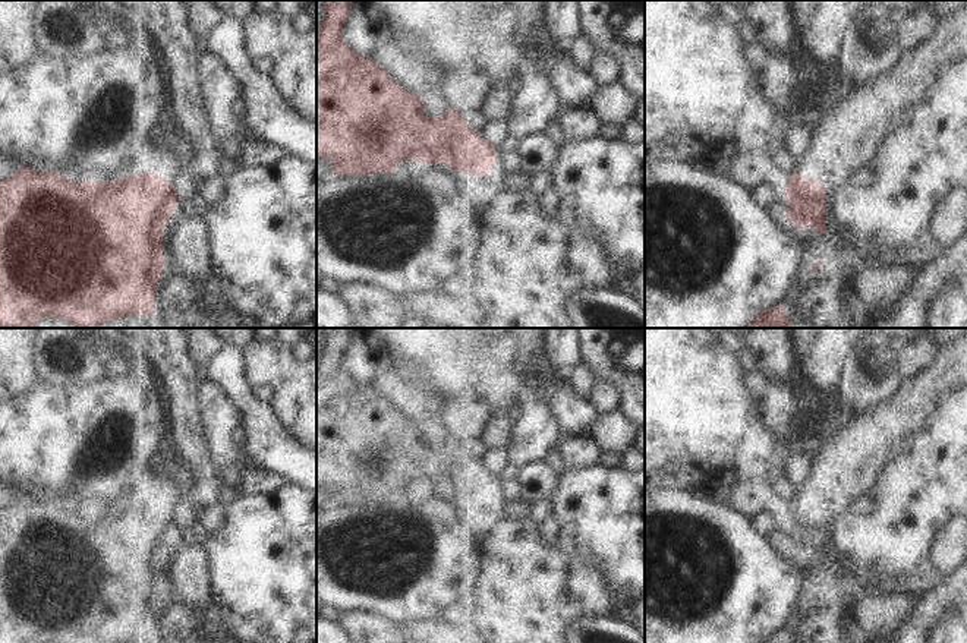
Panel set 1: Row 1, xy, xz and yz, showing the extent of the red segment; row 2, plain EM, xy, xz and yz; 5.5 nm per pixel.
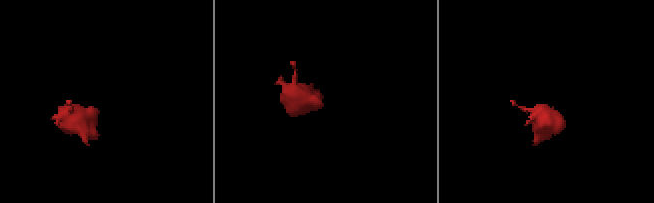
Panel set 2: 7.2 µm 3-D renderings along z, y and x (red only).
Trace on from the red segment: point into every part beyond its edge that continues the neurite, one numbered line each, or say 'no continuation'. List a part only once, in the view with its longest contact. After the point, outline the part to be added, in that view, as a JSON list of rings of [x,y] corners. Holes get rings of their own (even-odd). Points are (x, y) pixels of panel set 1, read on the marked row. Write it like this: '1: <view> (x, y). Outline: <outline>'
1: yz (843, 139). Outline: [[[951,0],[938,32],[904,54],[891,72],[854,70],[838,103],[815,119],[796,170],[820,183],[859,173],[895,123],[930,95],[935,81],[966,59],[967,0]]]

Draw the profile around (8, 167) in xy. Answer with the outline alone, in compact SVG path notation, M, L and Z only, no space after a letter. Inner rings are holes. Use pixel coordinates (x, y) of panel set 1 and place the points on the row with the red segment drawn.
M0 154L0 182L18 173L21 167L23 164Z

